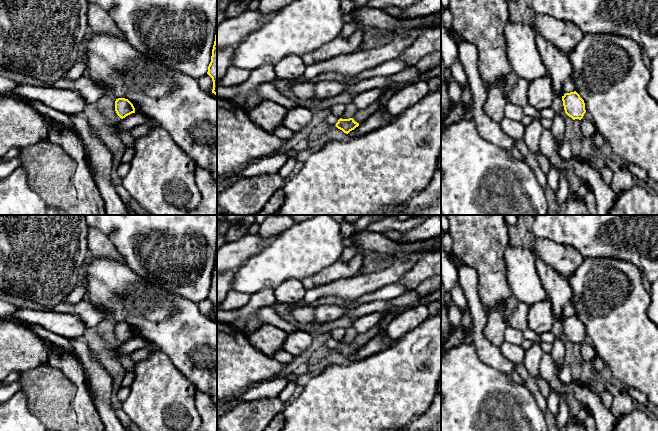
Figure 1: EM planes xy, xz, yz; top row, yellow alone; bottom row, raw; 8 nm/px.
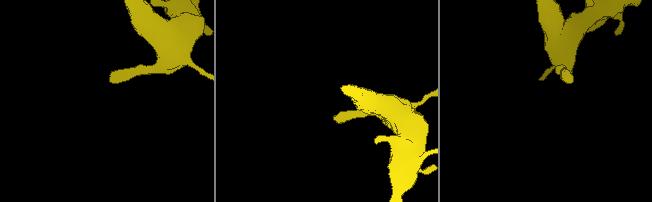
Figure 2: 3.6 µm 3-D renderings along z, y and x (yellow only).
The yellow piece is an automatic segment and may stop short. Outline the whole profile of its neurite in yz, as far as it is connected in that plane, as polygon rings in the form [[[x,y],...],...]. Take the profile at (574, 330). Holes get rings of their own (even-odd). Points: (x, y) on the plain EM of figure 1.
[[[574,315],[562,320],[565,337],[573,344],[581,344],[586,337],[584,324]]]

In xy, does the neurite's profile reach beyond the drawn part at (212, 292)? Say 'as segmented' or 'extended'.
as segmented

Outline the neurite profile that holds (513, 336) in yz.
[[[508,326],[504,333],[504,340],[512,345],[521,346],[524,341],[523,332]]]

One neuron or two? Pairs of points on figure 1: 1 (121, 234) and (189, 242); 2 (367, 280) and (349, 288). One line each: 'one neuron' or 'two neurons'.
1: one neuron
2: one neuron

